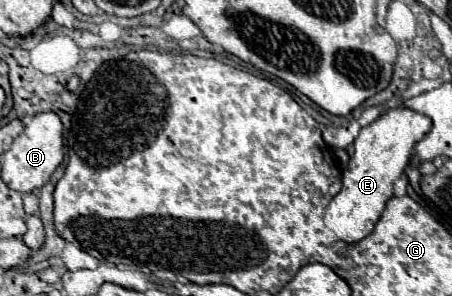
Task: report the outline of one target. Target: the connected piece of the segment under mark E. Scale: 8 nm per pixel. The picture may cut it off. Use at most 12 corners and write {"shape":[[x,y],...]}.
{"shape":[[404,105],[364,127],[326,207],[346,243],[366,237],[432,121]]}

